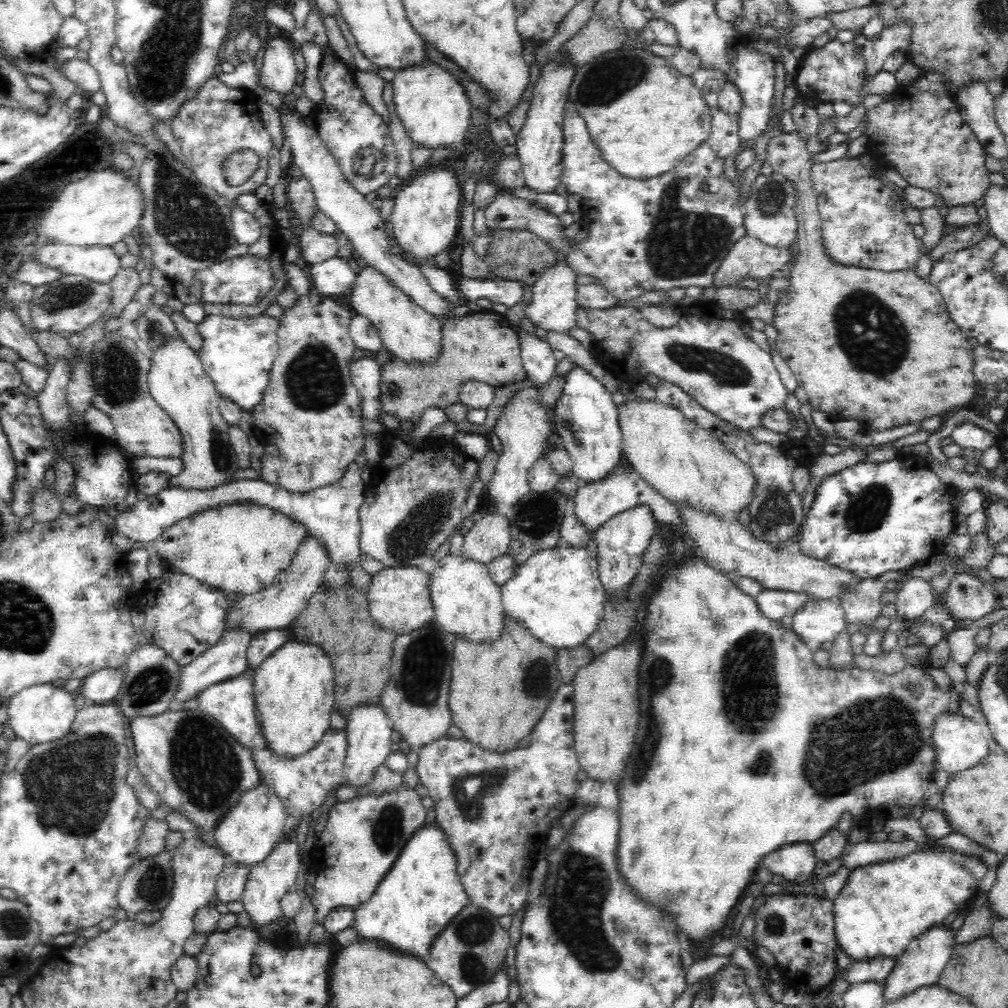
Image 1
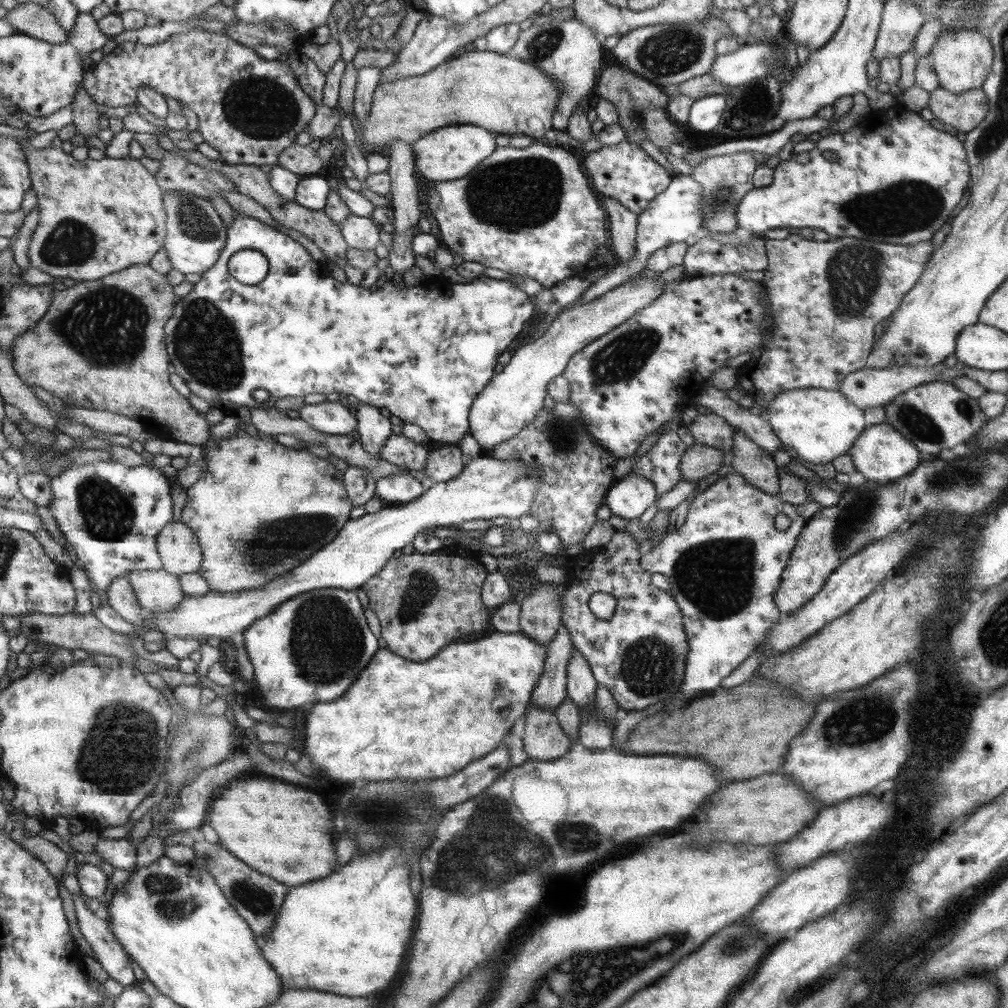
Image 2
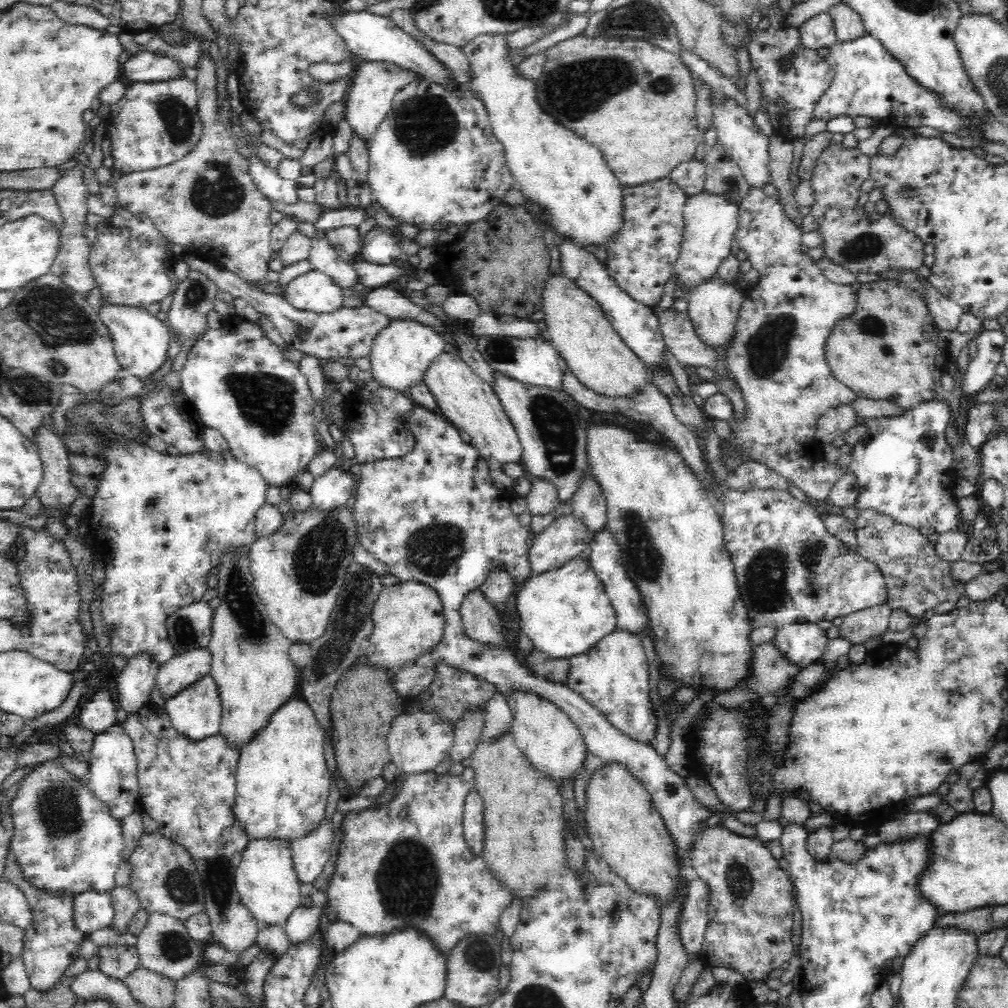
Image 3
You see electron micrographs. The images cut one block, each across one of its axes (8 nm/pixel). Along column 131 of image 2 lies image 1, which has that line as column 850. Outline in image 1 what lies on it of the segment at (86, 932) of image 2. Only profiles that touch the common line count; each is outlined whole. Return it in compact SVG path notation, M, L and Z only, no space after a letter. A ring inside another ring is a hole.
M878 956L872 960L864 960L864 962L854 962L850 968L846 968L844 971L837 970L836 978L844 978L850 984L869 980L886 981L894 968L895 960L895 957L882 958Z

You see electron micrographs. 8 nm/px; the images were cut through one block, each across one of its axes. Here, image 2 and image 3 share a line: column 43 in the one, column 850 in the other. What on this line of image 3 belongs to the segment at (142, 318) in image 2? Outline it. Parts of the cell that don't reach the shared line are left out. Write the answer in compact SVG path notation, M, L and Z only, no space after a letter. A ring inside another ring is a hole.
M892 279L864 283L857 290L857 307L848 319L826 341L825 357L833 375L856 396L872 400L889 400L904 409L911 409L928 401L945 401L948 392L938 380L930 376L936 358L942 358L942 348L926 339L922 332L932 328L933 320L924 299L914 291L900 287Z

